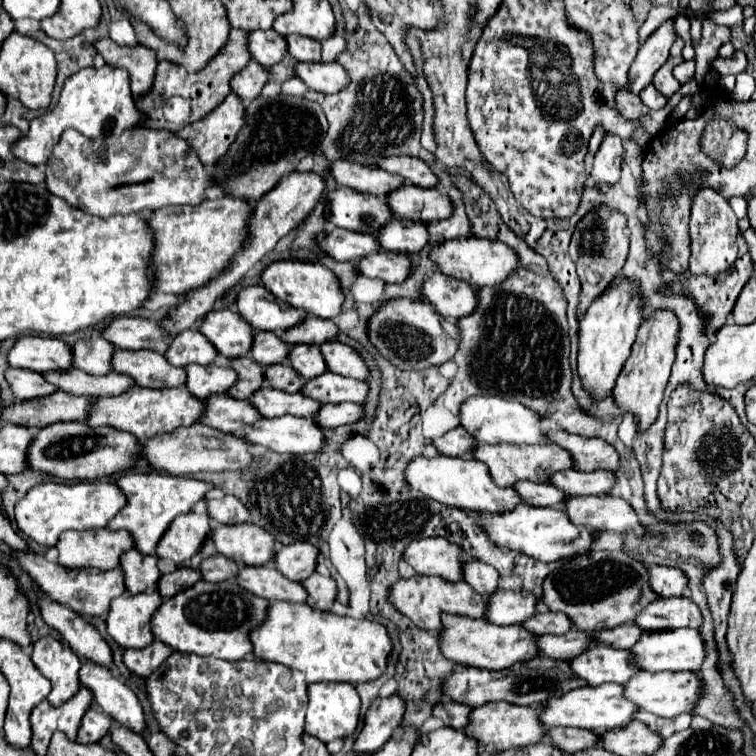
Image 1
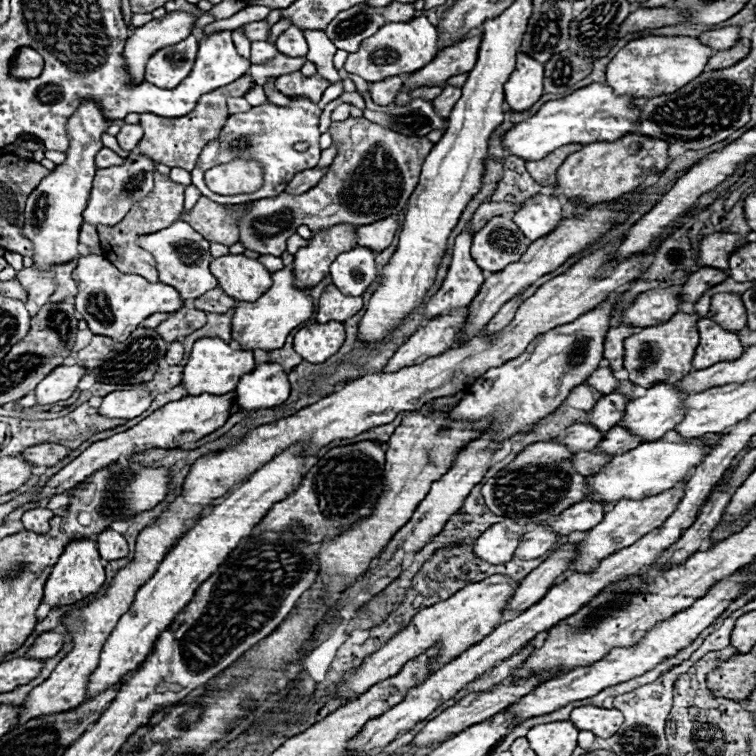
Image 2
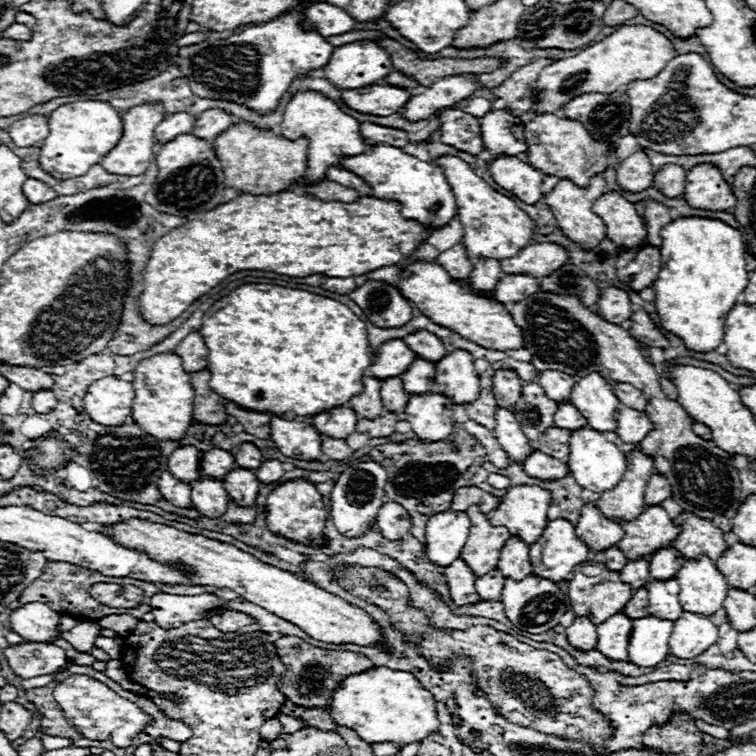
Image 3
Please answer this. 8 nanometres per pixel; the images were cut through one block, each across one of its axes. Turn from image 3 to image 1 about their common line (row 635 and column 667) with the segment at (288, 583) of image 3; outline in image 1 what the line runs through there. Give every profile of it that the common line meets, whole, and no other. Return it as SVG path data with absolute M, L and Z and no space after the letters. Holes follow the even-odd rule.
M668 308L654 310L652 316L642 322L638 330L638 338L632 346L632 354L626 360L616 380L616 386L614 386L616 402L622 406L624 412L638 416L640 430L646 430L658 416L658 406L662 402L662 394L664 394L664 388L670 376L670 368L676 360L678 332L680 332L680 322L672 310Z

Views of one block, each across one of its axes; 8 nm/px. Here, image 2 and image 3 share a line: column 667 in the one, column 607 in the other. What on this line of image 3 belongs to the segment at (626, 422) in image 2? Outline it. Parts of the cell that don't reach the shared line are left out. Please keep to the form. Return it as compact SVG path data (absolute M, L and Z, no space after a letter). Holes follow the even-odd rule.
M596 372L578 380L572 390L572 404L586 416L590 428L598 432L616 432L620 402L612 392L612 386Z

